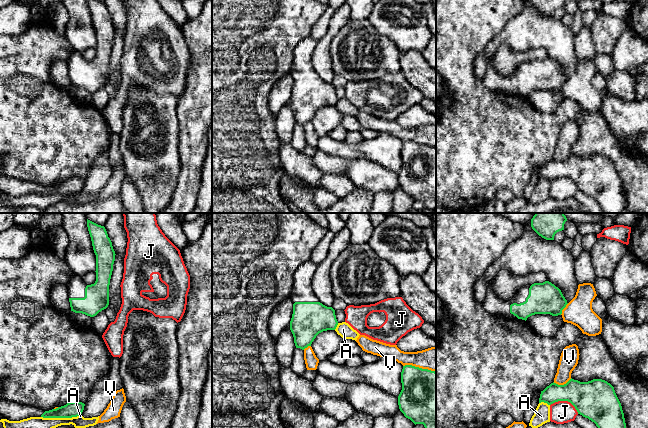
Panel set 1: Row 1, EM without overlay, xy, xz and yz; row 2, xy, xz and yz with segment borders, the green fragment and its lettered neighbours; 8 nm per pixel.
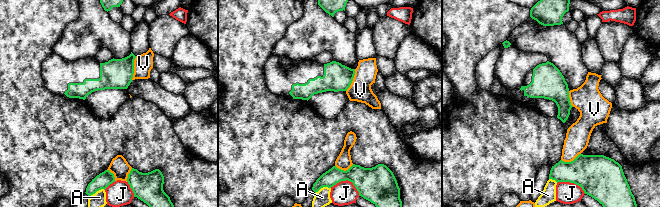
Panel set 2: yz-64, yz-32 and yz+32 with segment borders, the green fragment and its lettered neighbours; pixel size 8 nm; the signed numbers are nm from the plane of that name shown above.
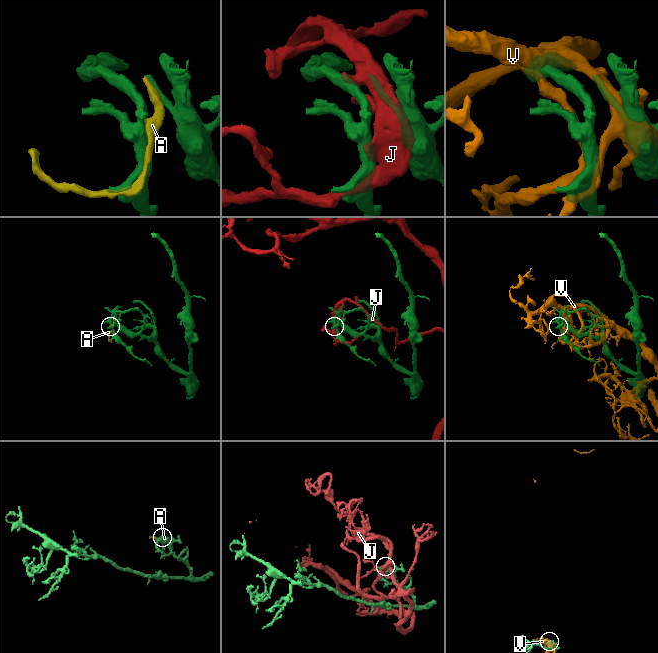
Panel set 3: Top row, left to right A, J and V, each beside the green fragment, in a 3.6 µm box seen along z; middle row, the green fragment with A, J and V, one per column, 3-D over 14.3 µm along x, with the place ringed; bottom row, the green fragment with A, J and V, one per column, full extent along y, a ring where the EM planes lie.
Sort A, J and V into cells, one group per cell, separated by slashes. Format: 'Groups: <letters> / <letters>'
Groups: A / J / V

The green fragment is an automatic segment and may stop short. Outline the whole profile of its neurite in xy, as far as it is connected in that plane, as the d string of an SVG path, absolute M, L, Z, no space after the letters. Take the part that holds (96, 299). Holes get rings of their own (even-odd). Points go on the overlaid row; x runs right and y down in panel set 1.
M87 219L87 227L96 255L96 281L87 285L82 277L73 274L66 287L71 311L94 317L109 305L109 285L116 254L104 226Z

